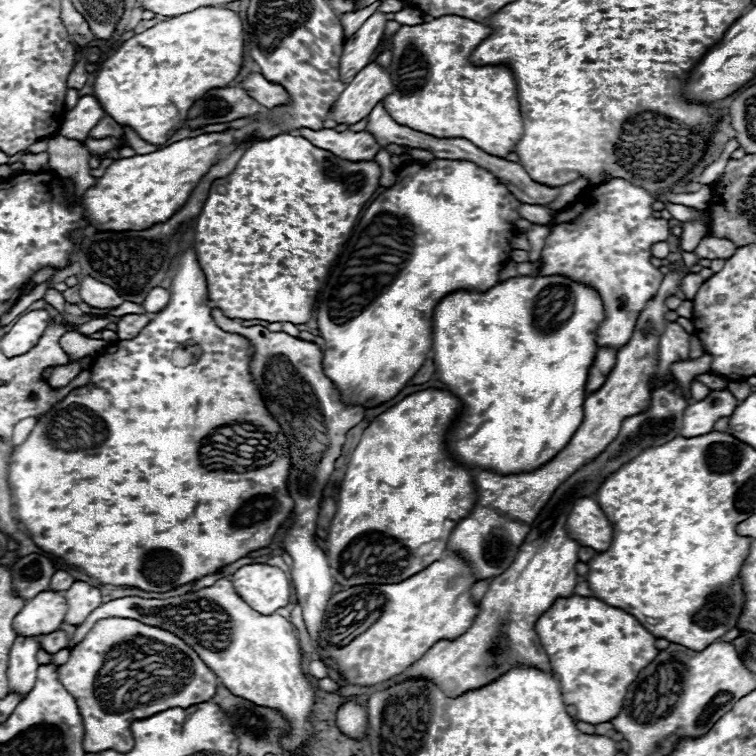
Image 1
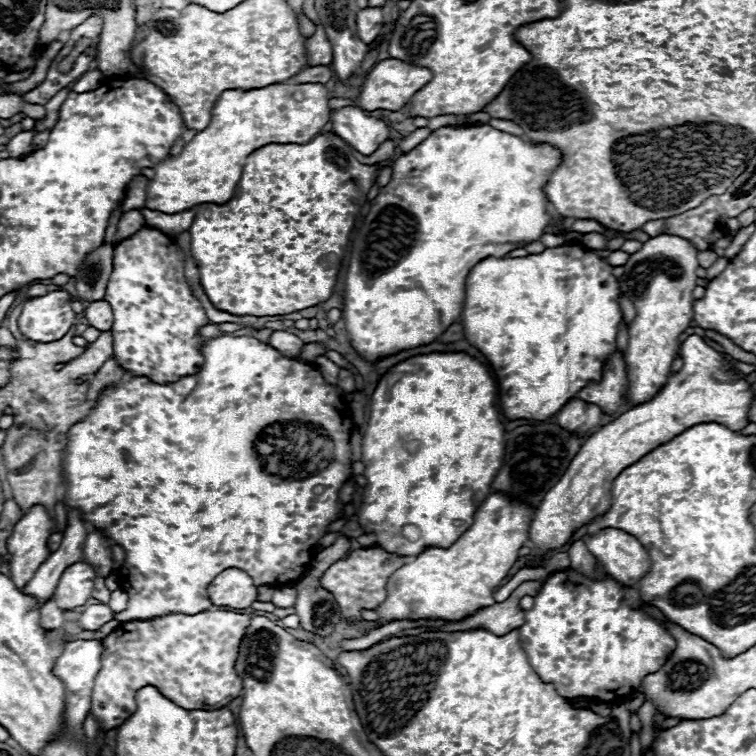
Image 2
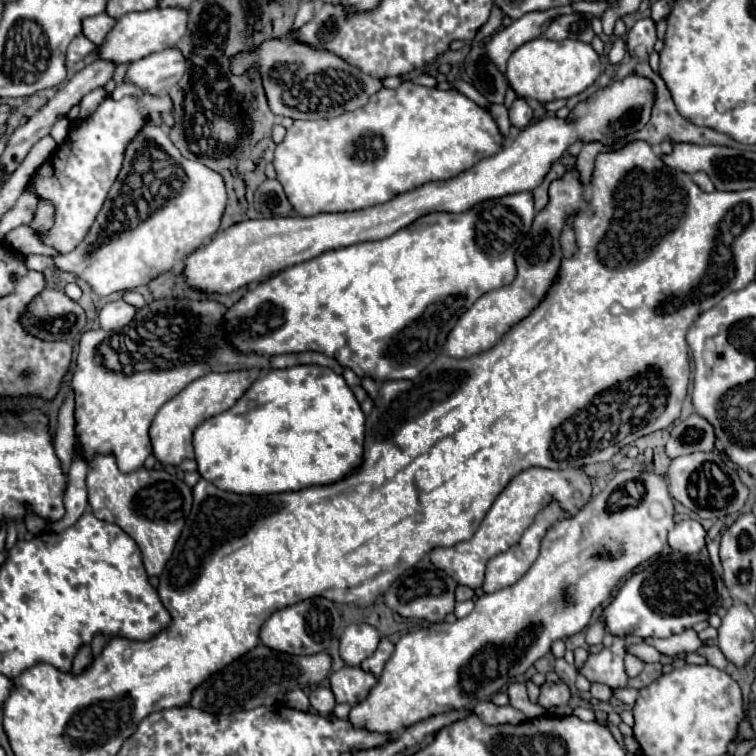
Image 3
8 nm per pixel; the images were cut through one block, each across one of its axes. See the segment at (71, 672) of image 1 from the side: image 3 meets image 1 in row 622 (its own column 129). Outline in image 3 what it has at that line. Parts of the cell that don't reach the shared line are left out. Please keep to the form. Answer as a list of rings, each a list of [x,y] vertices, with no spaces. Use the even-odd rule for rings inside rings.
[[[140,92],[138,96],[124,96],[122,100],[112,100],[106,96],[92,116],[70,122],[66,140],[58,144],[54,156],[42,162],[30,176],[30,188],[34,194],[40,200],[48,200],[54,208],[52,228],[46,234],[38,234],[46,246],[52,246],[58,254],[68,254],[82,242],[94,224],[94,218],[98,216],[108,190],[122,170],[126,144],[138,136],[152,112],[160,118],[162,126],[174,126],[172,98],[168,94],[154,96],[148,92]]]

